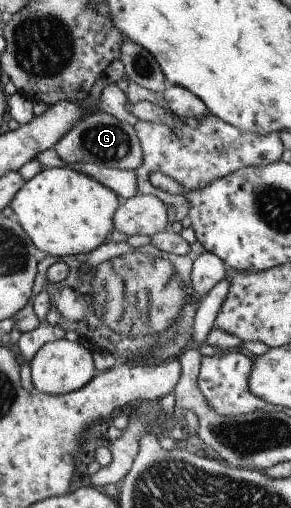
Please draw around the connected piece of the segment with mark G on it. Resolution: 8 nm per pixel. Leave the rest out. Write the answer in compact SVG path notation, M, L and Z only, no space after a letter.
M104 110L92 112L82 118L53 148L58 157L70 166L98 164L107 168L135 170L143 162L143 149L135 127Z

